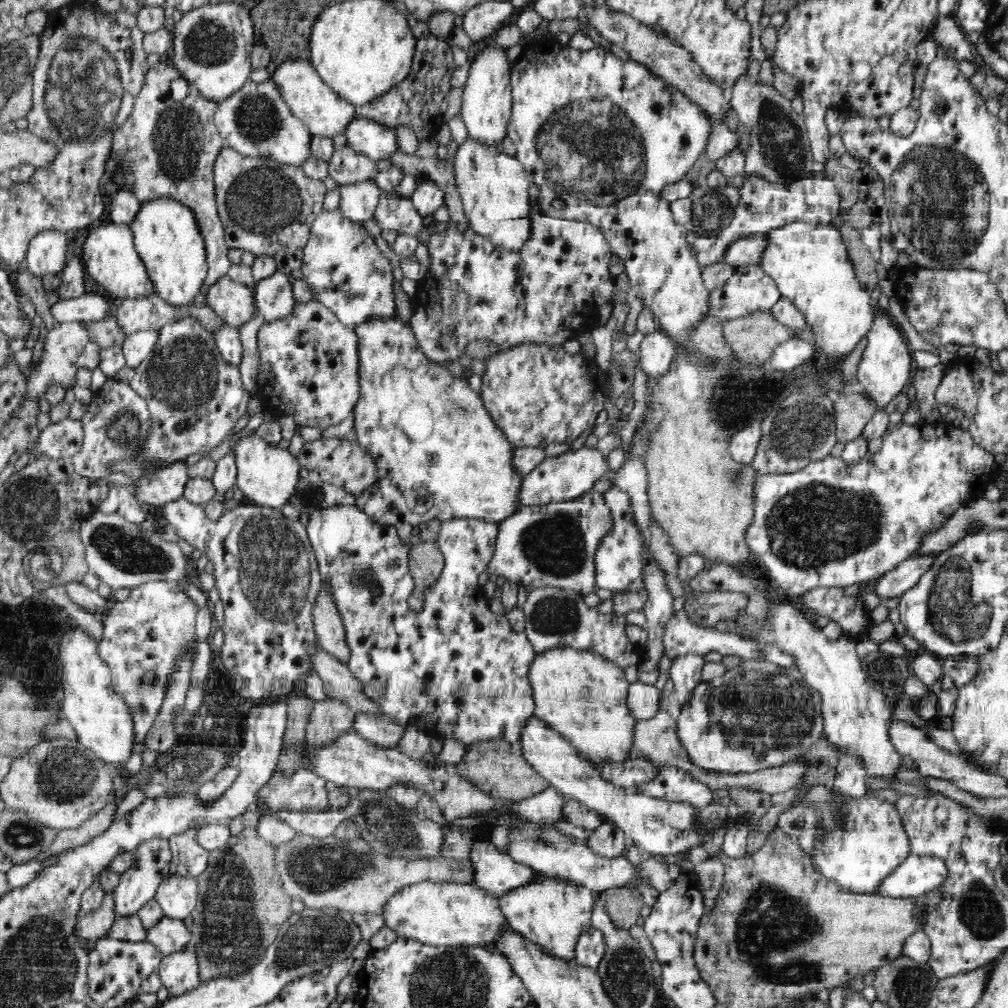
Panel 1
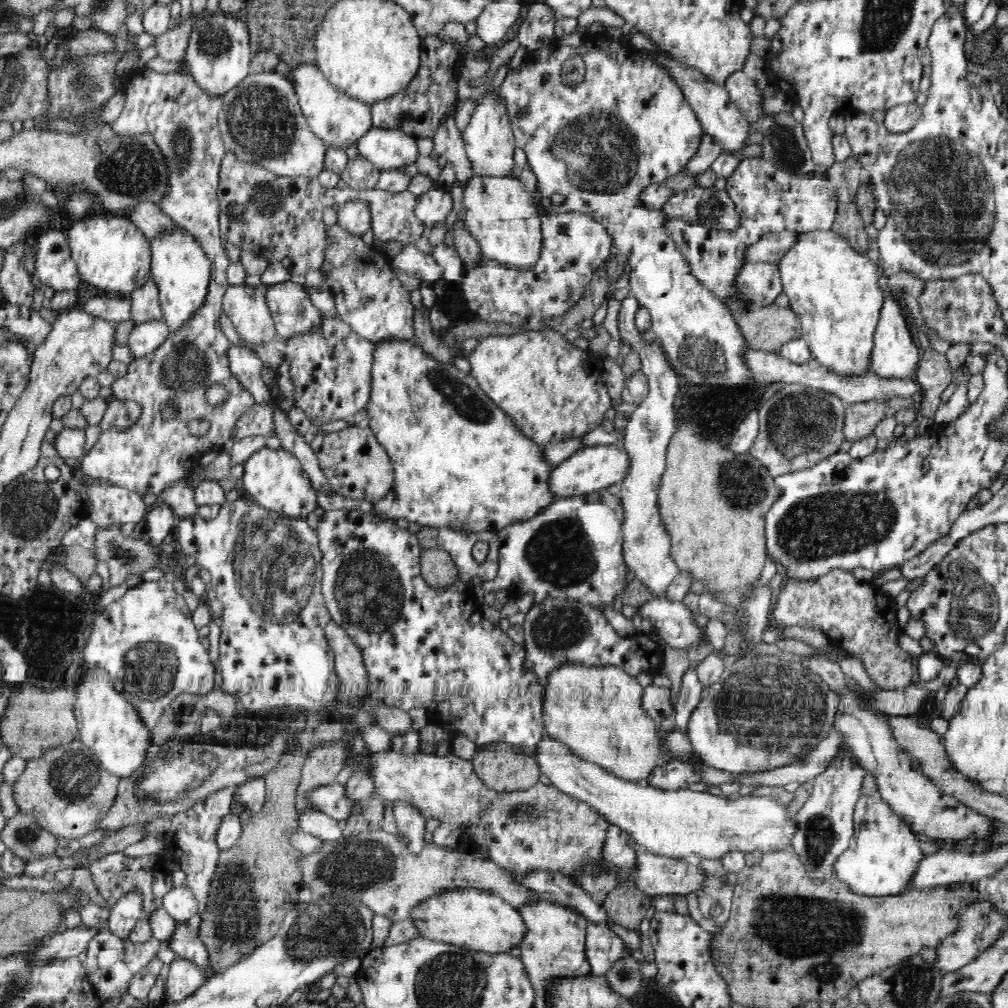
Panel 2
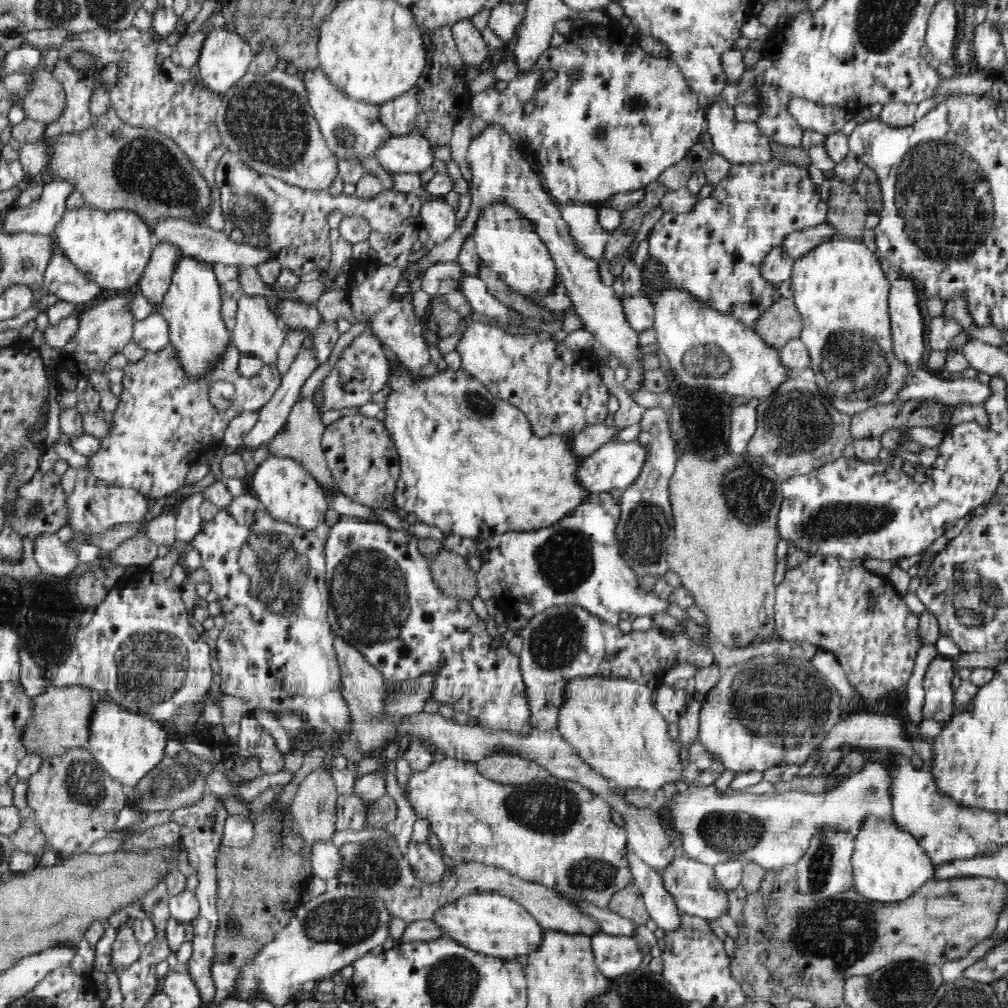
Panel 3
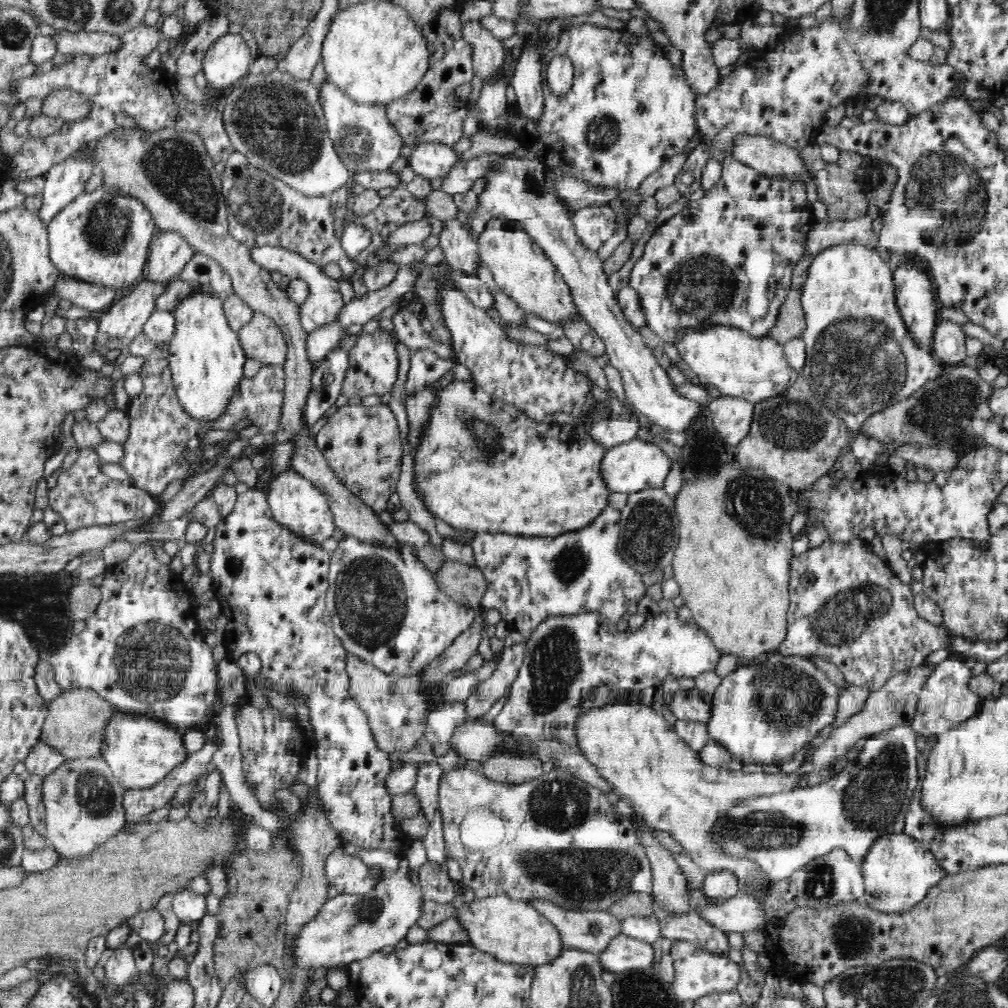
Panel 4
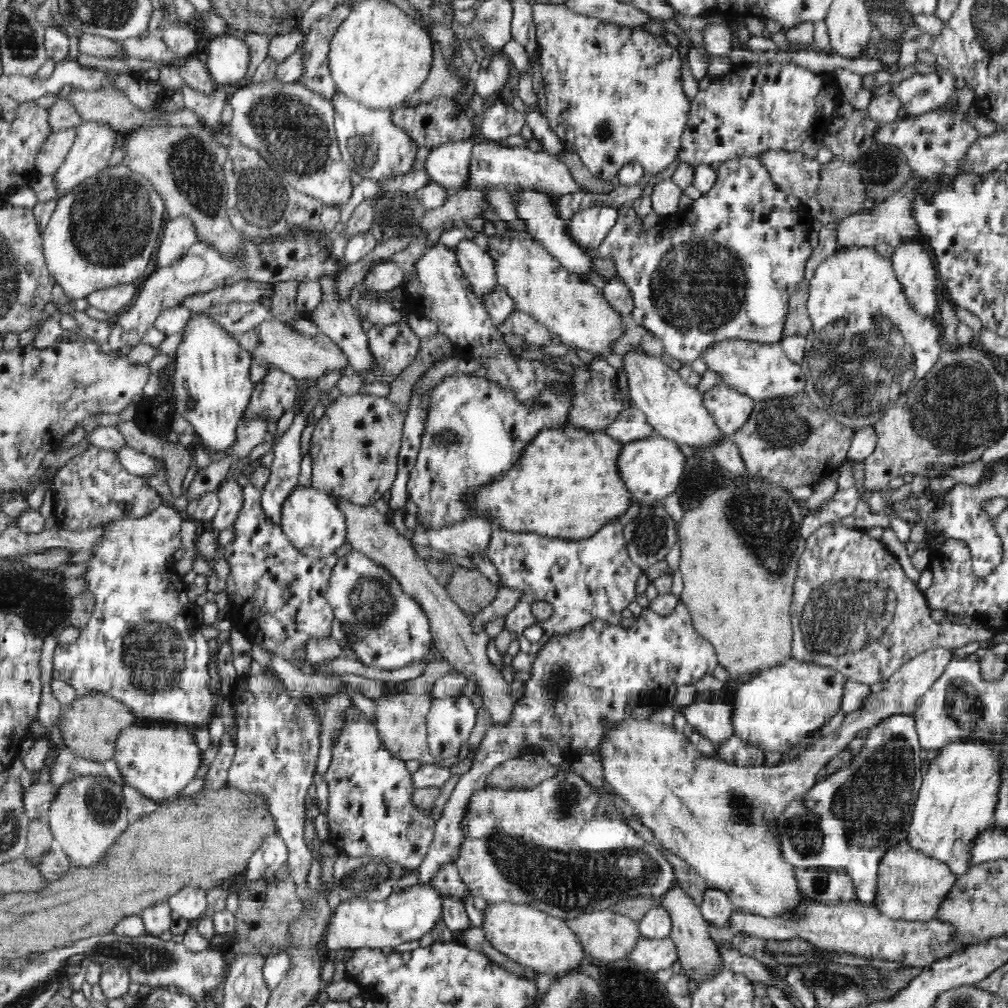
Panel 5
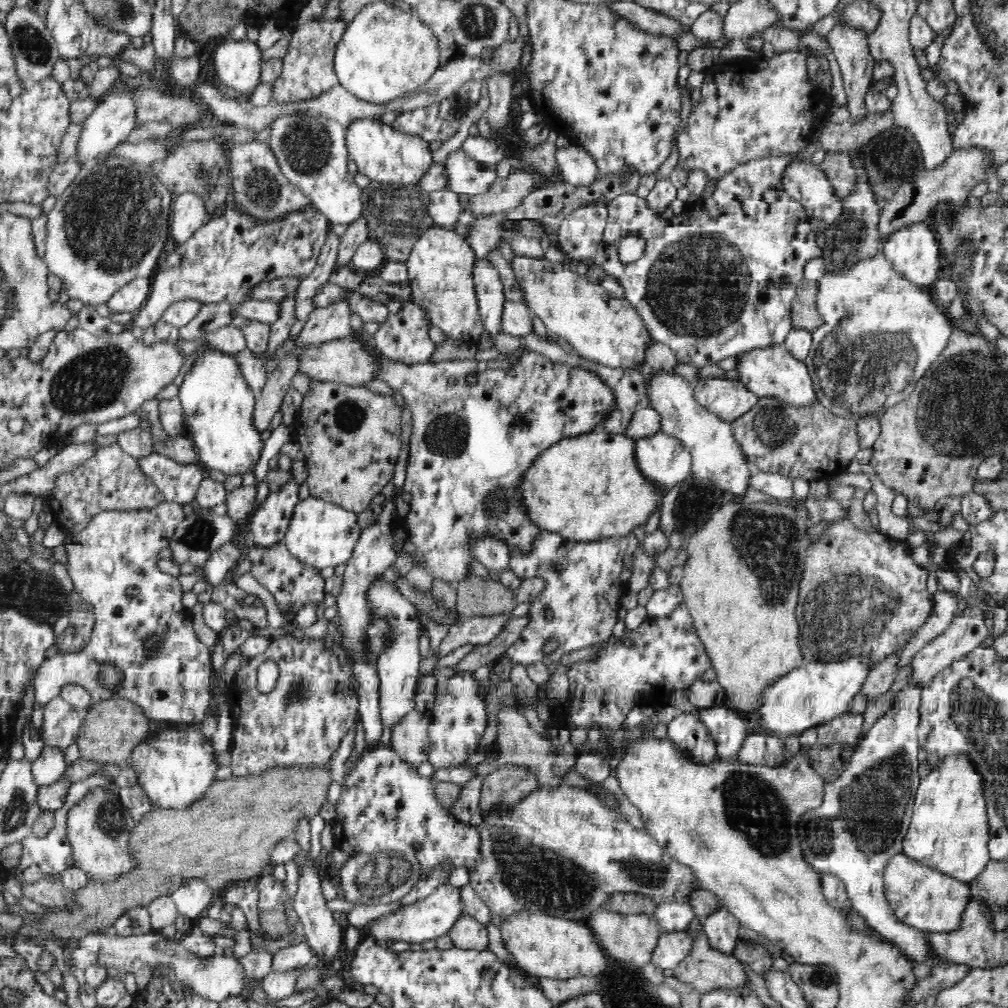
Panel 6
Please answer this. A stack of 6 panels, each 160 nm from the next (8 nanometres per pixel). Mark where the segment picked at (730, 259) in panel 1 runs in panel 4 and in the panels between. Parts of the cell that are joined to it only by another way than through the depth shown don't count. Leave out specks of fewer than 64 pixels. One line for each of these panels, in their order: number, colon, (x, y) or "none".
2: (772, 248)
3: (800, 243)
4: (865, 231)

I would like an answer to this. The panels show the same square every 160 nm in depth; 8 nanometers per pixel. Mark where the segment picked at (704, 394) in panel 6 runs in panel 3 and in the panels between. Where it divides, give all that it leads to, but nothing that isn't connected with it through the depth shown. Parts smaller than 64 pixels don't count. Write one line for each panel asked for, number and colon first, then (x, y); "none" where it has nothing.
3: (743, 422)
4: (732, 416)
5: (730, 409)

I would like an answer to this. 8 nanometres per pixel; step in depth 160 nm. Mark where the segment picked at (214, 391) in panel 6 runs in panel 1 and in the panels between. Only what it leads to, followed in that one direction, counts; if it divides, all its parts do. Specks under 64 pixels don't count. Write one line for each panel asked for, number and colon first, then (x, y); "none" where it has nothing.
1: (166, 236)
2: (179, 264)
3: (199, 337)
4: (206, 359)
5: (211, 385)

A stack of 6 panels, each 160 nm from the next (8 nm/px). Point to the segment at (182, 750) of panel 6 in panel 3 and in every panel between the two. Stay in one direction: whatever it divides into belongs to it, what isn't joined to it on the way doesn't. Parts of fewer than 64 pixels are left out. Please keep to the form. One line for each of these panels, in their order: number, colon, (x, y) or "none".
3: (127, 746)
4: (142, 752)
5: (160, 762)

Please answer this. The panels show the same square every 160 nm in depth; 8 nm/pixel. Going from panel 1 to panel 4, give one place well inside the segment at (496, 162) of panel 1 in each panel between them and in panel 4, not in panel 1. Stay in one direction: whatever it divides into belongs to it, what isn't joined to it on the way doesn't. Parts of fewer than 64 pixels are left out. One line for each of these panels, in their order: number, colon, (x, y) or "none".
2: (505, 219)
3: (507, 244)
4: (521, 270)

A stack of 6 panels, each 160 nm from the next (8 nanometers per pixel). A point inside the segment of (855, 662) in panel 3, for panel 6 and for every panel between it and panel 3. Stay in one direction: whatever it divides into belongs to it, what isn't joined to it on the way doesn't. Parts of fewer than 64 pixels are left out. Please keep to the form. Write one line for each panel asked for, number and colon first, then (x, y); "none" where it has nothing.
4: (847, 607)
5: (854, 608)
6: (862, 592)

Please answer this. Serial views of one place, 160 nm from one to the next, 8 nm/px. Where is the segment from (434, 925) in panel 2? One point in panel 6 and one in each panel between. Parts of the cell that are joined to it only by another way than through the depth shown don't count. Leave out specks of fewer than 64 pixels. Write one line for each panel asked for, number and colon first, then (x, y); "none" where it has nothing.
3: (488, 923)
4: (514, 932)
5: (540, 942)
6: (546, 947)

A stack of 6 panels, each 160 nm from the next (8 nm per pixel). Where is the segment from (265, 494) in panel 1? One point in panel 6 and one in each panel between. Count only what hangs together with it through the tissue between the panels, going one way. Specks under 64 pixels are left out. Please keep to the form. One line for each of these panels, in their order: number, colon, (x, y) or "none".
2: (275, 479)
3: (290, 494)
4: (296, 504)
5: (313, 523)
6: (322, 535)

